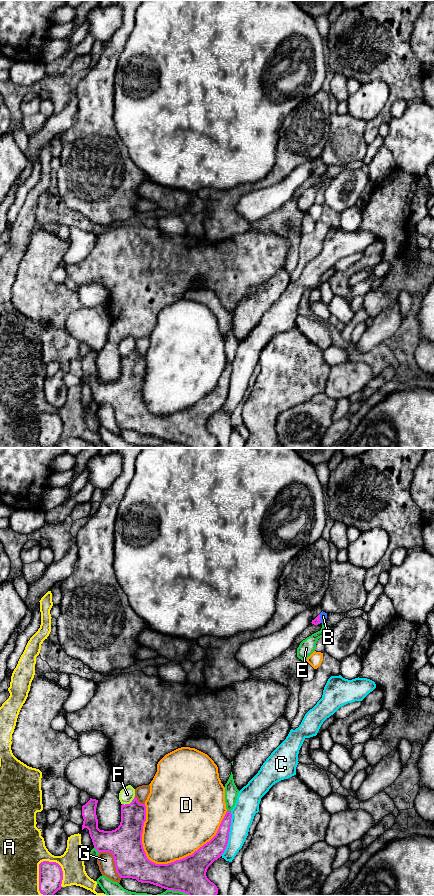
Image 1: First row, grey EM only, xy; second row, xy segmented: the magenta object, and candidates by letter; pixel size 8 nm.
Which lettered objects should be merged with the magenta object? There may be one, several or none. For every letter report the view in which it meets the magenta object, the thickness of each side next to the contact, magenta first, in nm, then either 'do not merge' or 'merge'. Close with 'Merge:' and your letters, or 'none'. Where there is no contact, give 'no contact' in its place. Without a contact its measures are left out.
A: meets magenta in xy; 190 nm thick on the magenta side, 360 nm on the other; do not merge
B: meets magenta in xy; 50 nm thick on the magenta side, 60 nm on the other; merge
C: meets magenta in xy; 160 nm thick on the magenta side, 180 nm on the other; do not merge
D: meets magenta in xy; 280 nm thick on the magenta side, 480 nm on the other; do not merge
E: meets magenta in xy; 280 nm thick on the magenta side, 70 nm on the other; do not merge
F: meets magenta in xy; 200 nm thick on the magenta side, 120 nm on the other; do not merge
G: meets magenta in xy; 280 nm thick on the magenta side, 140 nm on the other; do not merge
Merge: B

